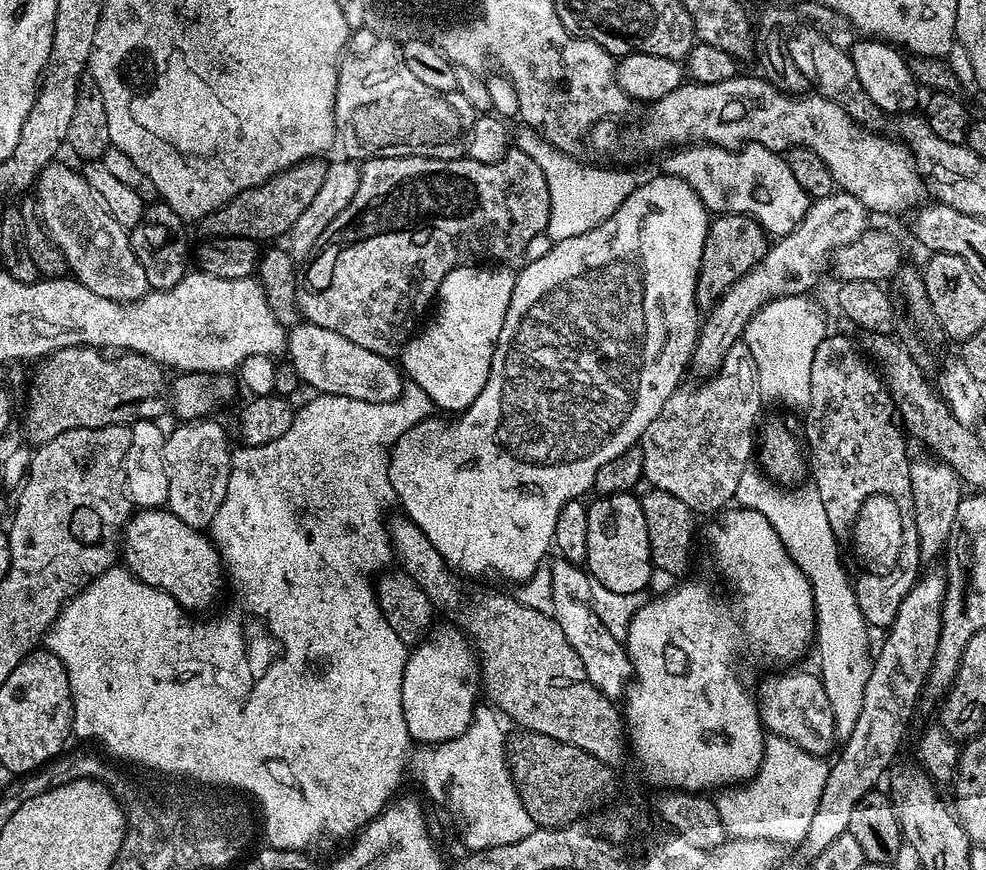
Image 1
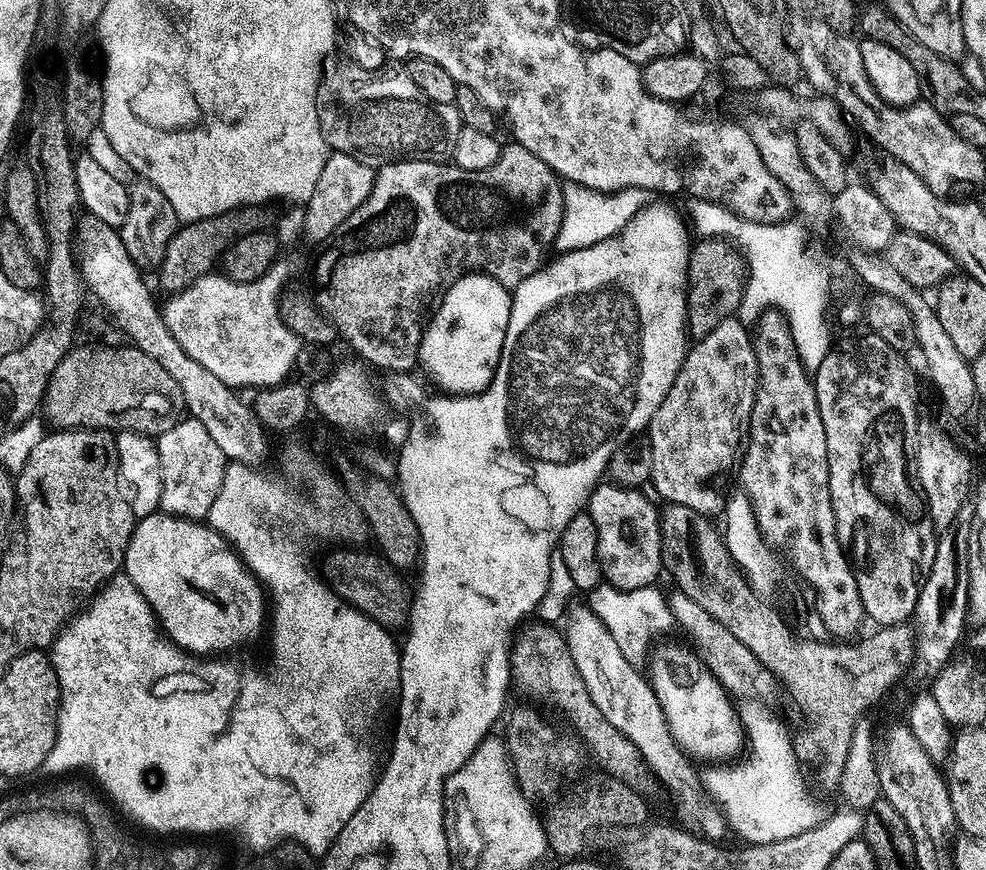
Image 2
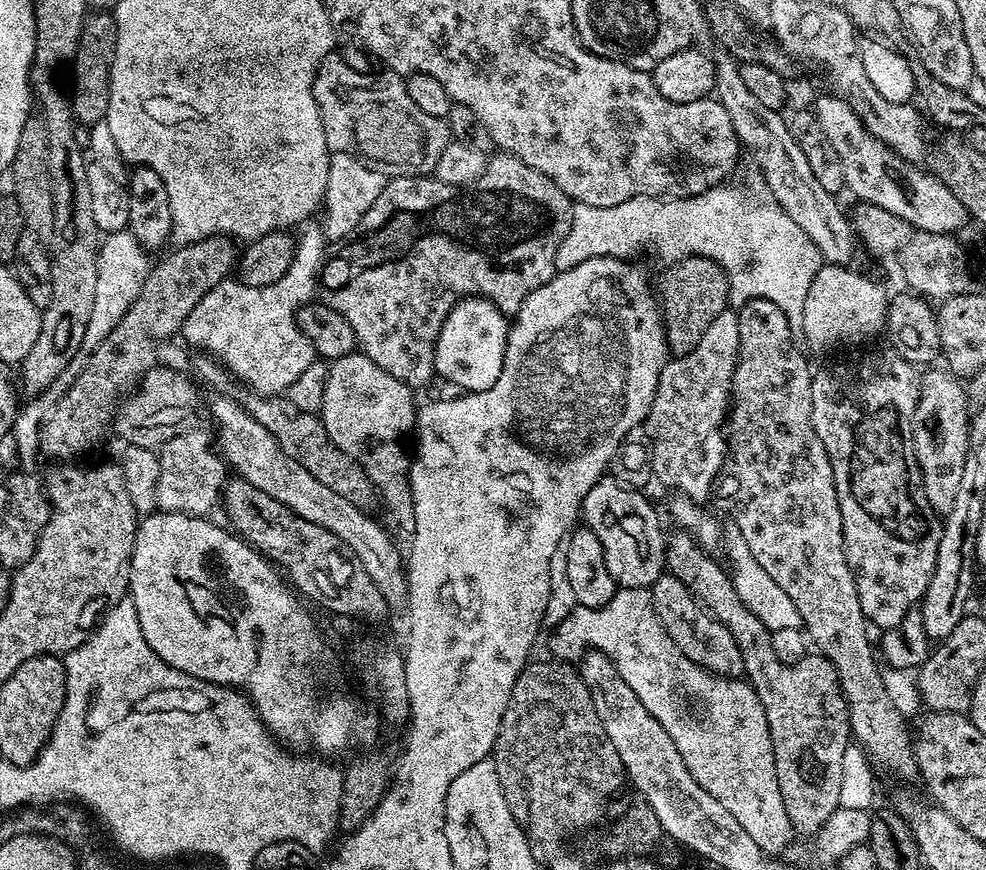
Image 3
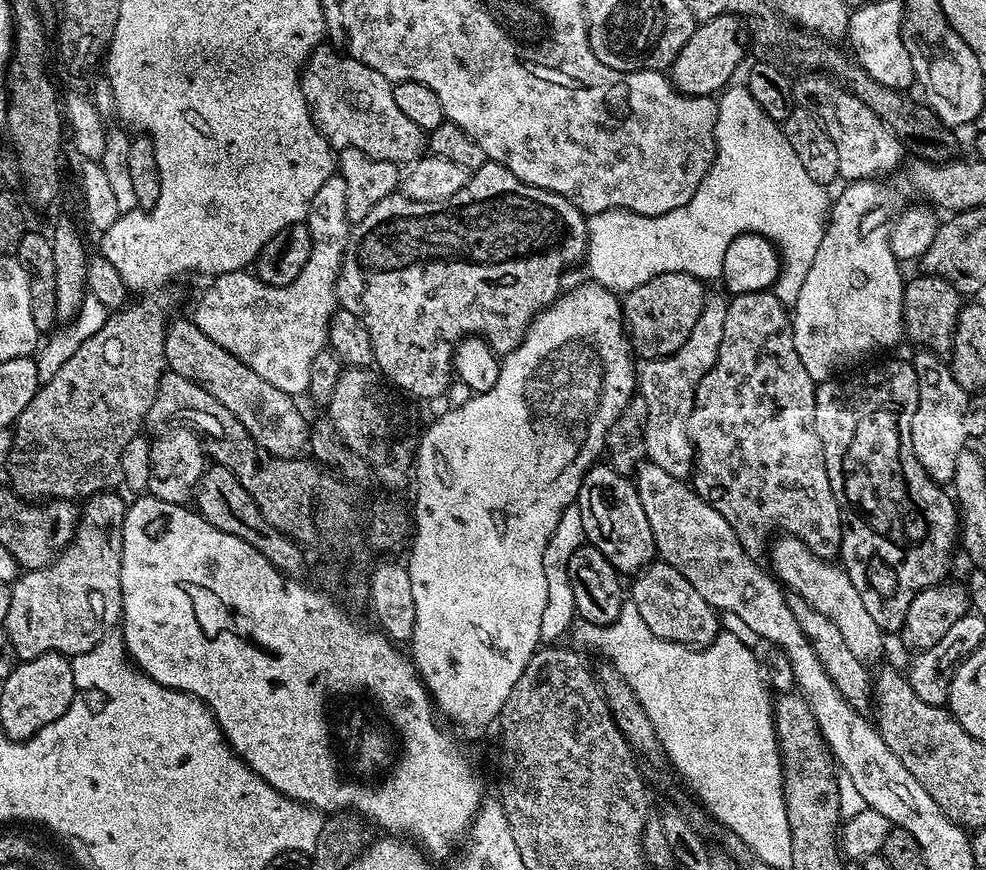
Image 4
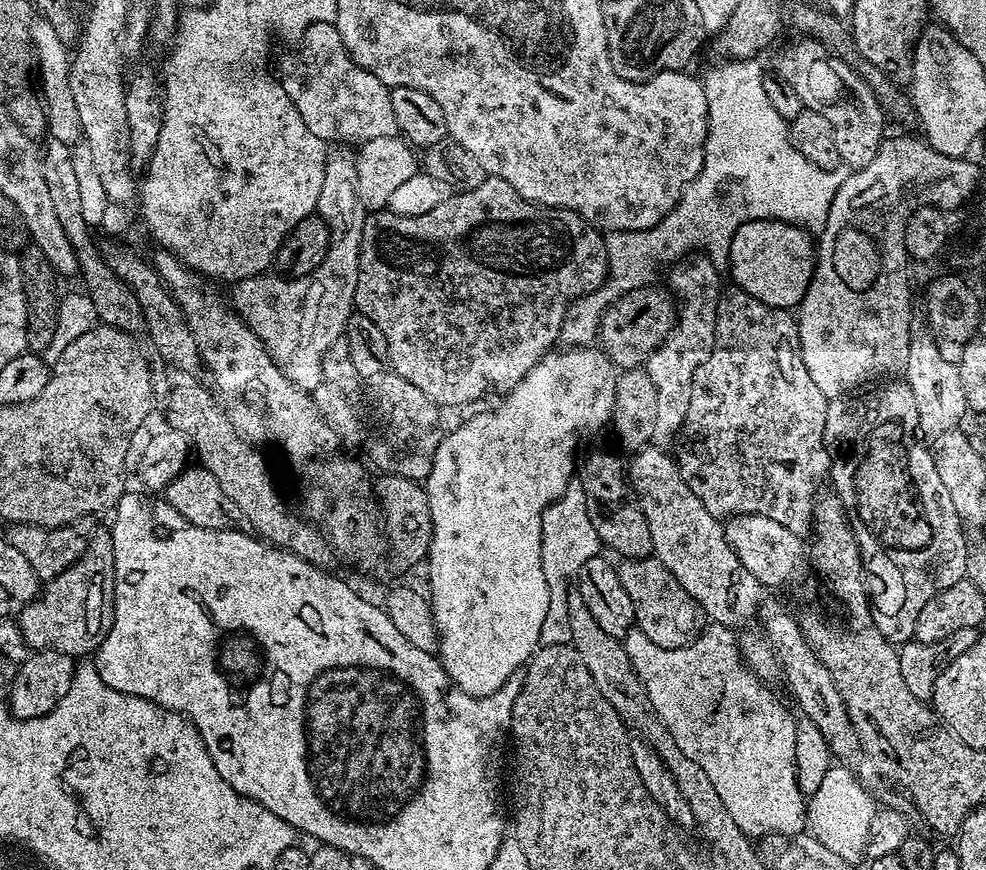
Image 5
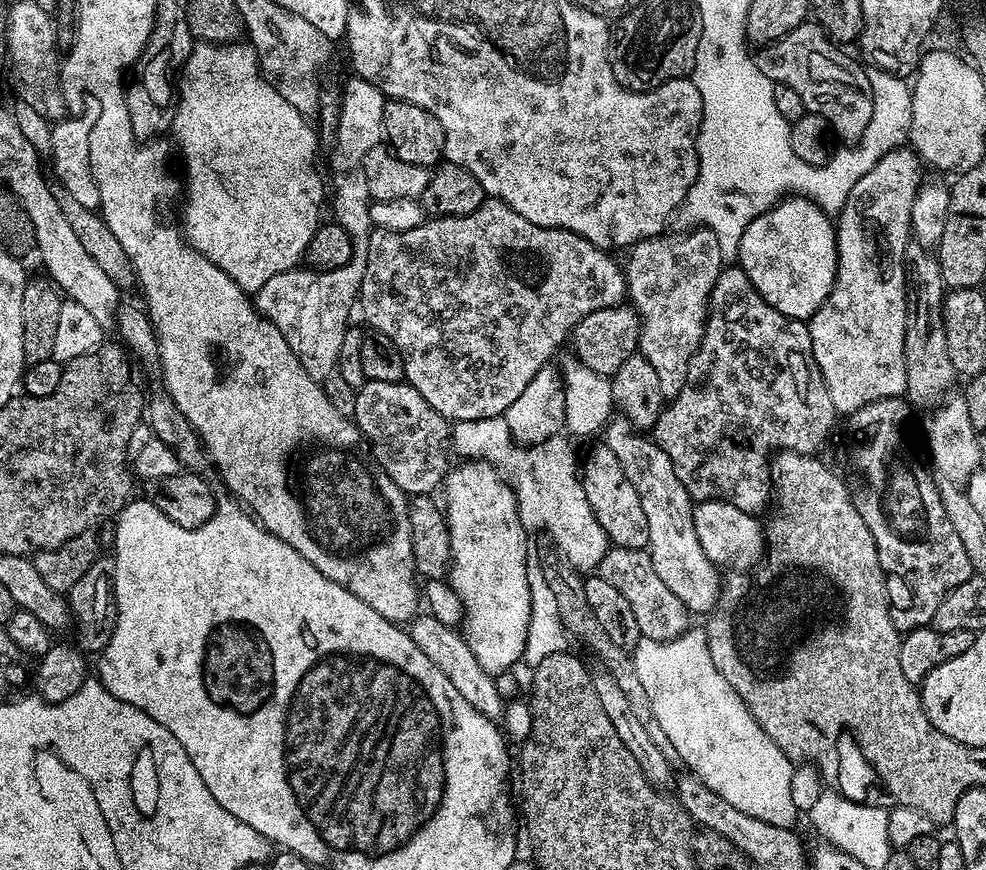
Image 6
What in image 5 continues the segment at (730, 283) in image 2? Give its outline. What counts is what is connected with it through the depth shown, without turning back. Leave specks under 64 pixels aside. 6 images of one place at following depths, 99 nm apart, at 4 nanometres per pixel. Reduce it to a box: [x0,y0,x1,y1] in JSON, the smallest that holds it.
[598,287,678,369]

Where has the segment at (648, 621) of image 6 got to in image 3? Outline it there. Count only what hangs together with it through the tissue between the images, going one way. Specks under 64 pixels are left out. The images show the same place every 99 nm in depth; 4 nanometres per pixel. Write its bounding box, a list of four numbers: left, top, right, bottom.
[650,574,744,678]

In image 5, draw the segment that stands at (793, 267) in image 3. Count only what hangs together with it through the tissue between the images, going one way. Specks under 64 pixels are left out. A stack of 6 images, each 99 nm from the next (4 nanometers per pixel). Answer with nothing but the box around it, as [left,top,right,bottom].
[560,59,845,346]

